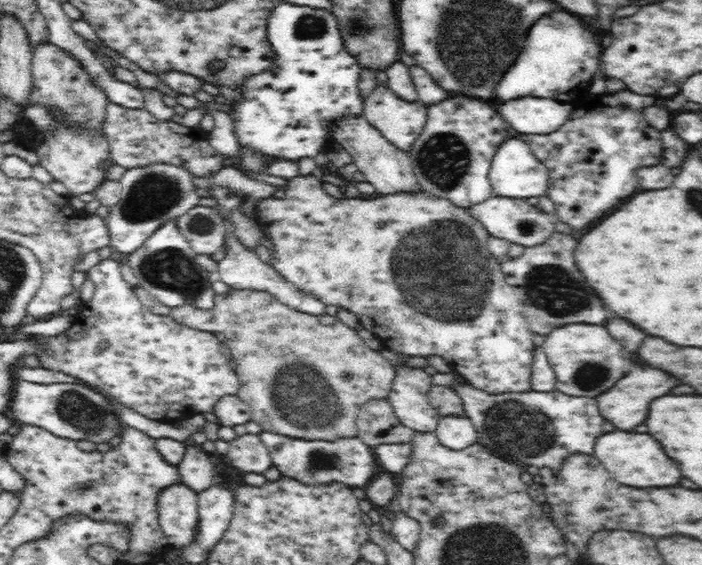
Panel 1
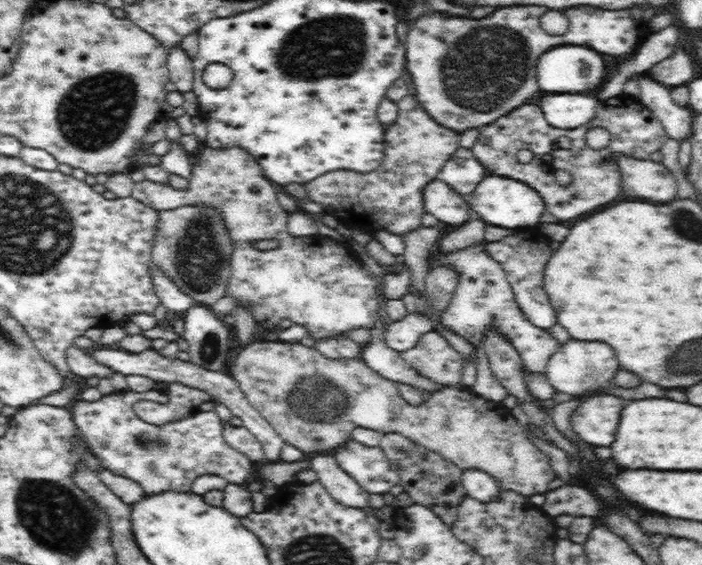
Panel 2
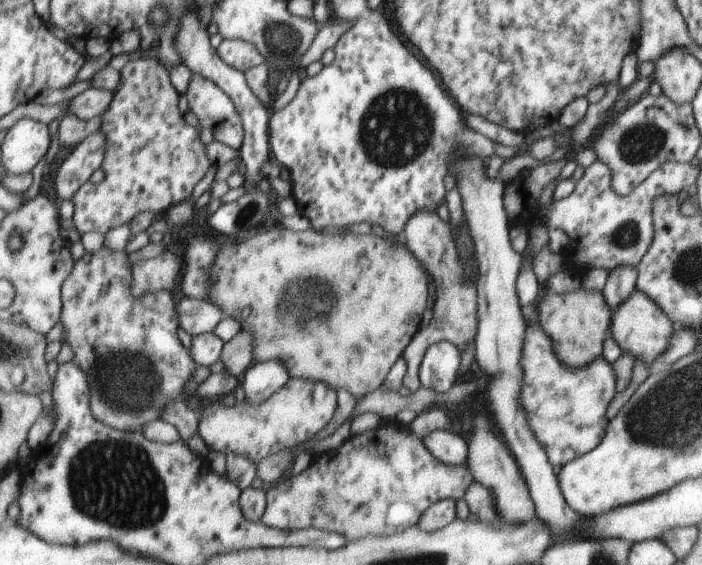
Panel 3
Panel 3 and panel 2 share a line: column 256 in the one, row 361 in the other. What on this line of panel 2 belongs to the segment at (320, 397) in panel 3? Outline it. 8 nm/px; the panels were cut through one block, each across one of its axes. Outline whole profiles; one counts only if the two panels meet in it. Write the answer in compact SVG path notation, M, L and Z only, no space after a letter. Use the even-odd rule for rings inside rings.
M438 331L422 334L414 348L399 353L420 376L438 384L461 384L463 357Z

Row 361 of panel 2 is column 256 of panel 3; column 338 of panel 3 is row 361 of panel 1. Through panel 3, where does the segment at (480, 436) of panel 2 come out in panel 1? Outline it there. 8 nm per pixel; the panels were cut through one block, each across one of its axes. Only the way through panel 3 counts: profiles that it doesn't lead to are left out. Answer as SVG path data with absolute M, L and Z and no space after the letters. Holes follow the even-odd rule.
M232 287L226 296L217 293L214 295L214 308L212 310L200 309L200 307L185 304L172 307L169 316L184 326L222 336L226 345L231 348L232 362L236 364L236 374L238 374L238 378L240 378L240 386L237 395L251 408L251 420L258 423L262 430L266 432L304 440L320 439L334 441L339 438L357 436L358 427L356 426L355 420L357 419L357 414L360 414L360 409L363 408L363 404L366 404L366 402L372 399L386 399L389 392L392 390L392 384L396 376L394 365L384 358L380 351L368 348L363 343L362 338L360 338L358 331L342 323L335 315L329 315L326 312L321 315L311 315L298 311L282 303L280 299L276 299L274 295L268 292L252 289L234 289L234 287Z

